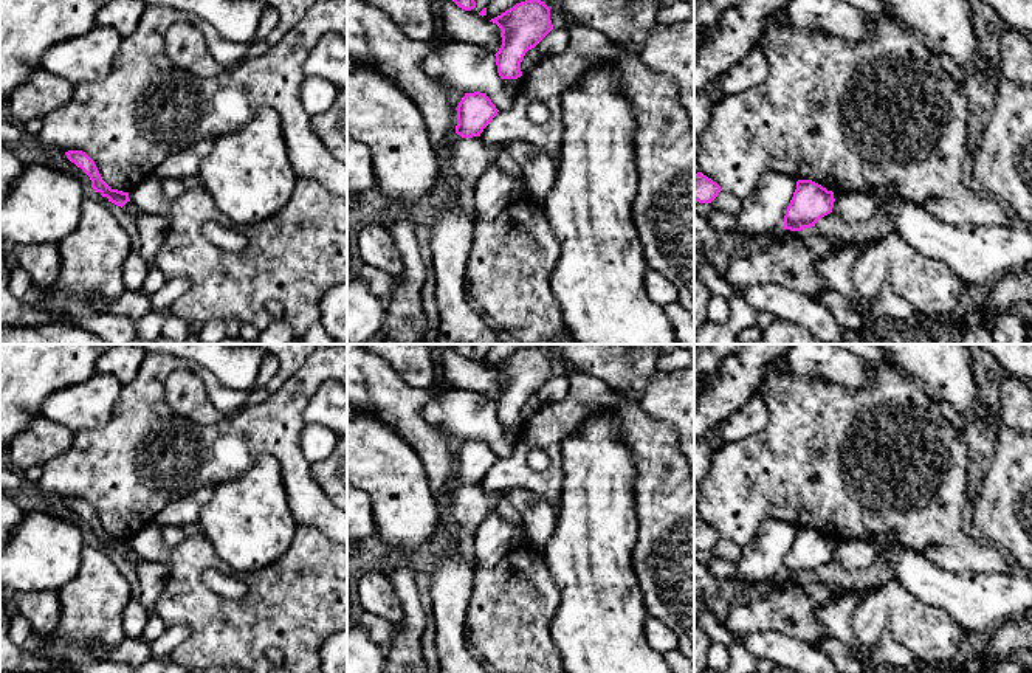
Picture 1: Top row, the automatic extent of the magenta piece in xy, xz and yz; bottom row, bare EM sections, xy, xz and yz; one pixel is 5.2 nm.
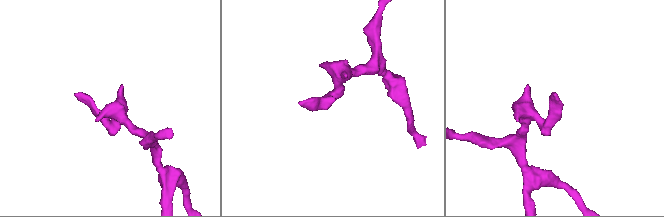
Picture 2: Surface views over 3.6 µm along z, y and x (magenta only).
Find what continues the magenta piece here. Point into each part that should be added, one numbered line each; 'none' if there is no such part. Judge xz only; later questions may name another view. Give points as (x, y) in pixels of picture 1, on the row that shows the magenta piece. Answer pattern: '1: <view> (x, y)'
none

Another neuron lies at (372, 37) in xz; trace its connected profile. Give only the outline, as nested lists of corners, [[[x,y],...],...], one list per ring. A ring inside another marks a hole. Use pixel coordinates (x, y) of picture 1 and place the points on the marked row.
[[[347,0],[347,57],[373,65],[412,99],[440,160],[446,158],[456,135],[457,110],[448,99],[448,87],[429,78],[423,68],[432,47],[432,42],[408,37],[378,6]]]

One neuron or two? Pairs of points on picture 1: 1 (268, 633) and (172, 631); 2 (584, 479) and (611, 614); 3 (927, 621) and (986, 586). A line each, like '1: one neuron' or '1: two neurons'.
1: two neurons
2: one neuron
3: two neurons

